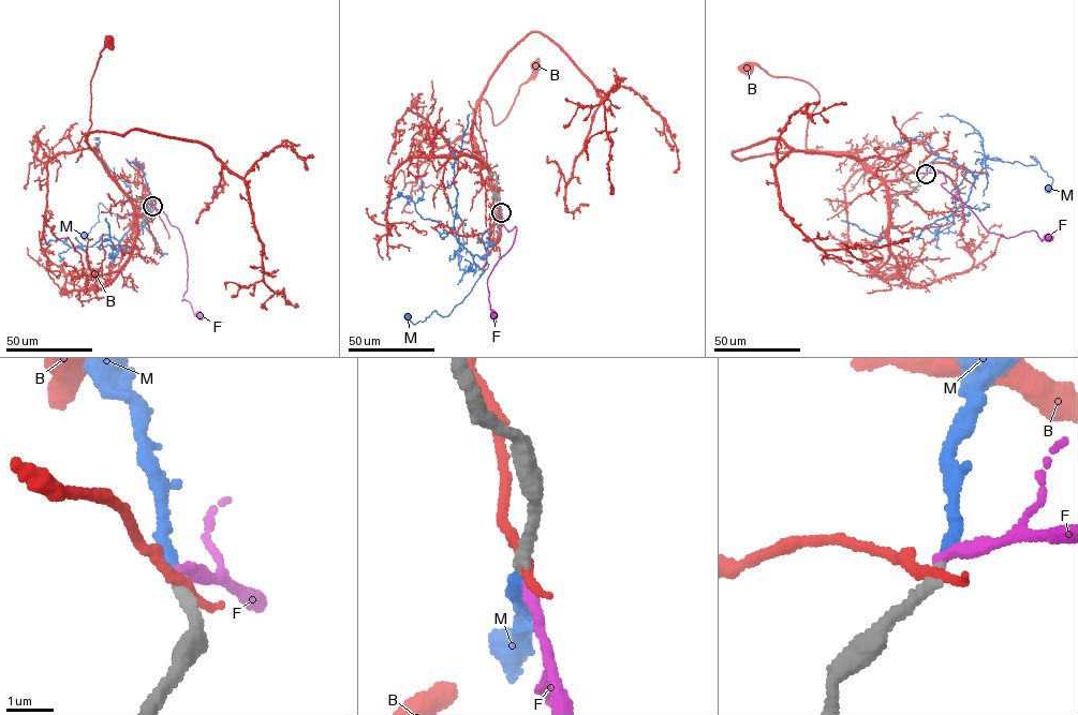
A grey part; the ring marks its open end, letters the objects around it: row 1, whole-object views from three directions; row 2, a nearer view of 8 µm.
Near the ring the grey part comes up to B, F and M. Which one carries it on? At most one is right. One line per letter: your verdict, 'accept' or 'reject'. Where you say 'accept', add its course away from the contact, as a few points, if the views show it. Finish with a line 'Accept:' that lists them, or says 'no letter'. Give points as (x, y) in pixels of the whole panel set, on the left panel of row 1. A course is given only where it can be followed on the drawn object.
B: reject
F: reject
M: accept; course (153, 206), (150, 193), (147, 213), (136, 218), (145, 204), (122, 219), (99, 204), (99, 221), (85, 237)
Accept: M

